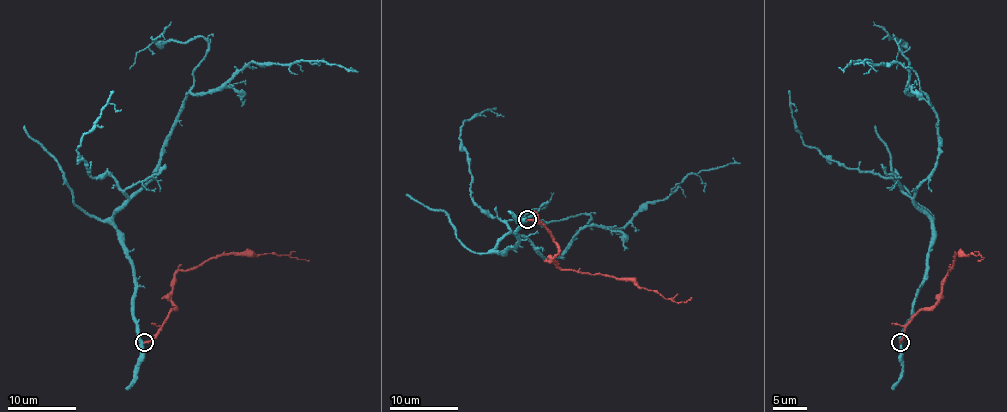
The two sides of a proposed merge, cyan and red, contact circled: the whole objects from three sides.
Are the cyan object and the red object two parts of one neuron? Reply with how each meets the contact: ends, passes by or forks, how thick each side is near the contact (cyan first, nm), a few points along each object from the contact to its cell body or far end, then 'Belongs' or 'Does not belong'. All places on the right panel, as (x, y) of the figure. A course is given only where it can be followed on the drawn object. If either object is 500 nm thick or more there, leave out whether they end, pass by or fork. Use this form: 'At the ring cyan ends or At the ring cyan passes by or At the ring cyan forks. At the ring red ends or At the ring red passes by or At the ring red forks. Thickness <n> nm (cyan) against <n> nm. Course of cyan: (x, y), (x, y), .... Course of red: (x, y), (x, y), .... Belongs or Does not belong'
At the ring cyan passes by. At the ring red ends. Thickness 340 nm (cyan) against 200 nm. Course of cyan: (900, 342), (929, 248), (914, 193), (934, 167), (938, 117), (907, 92), (898, 62), (850, 61), (844, 73). Course of red: (900, 342), (907, 323), (938, 299), (941, 280), (957, 254), (970, 253), (982, 258), (977, 260). Belongs

